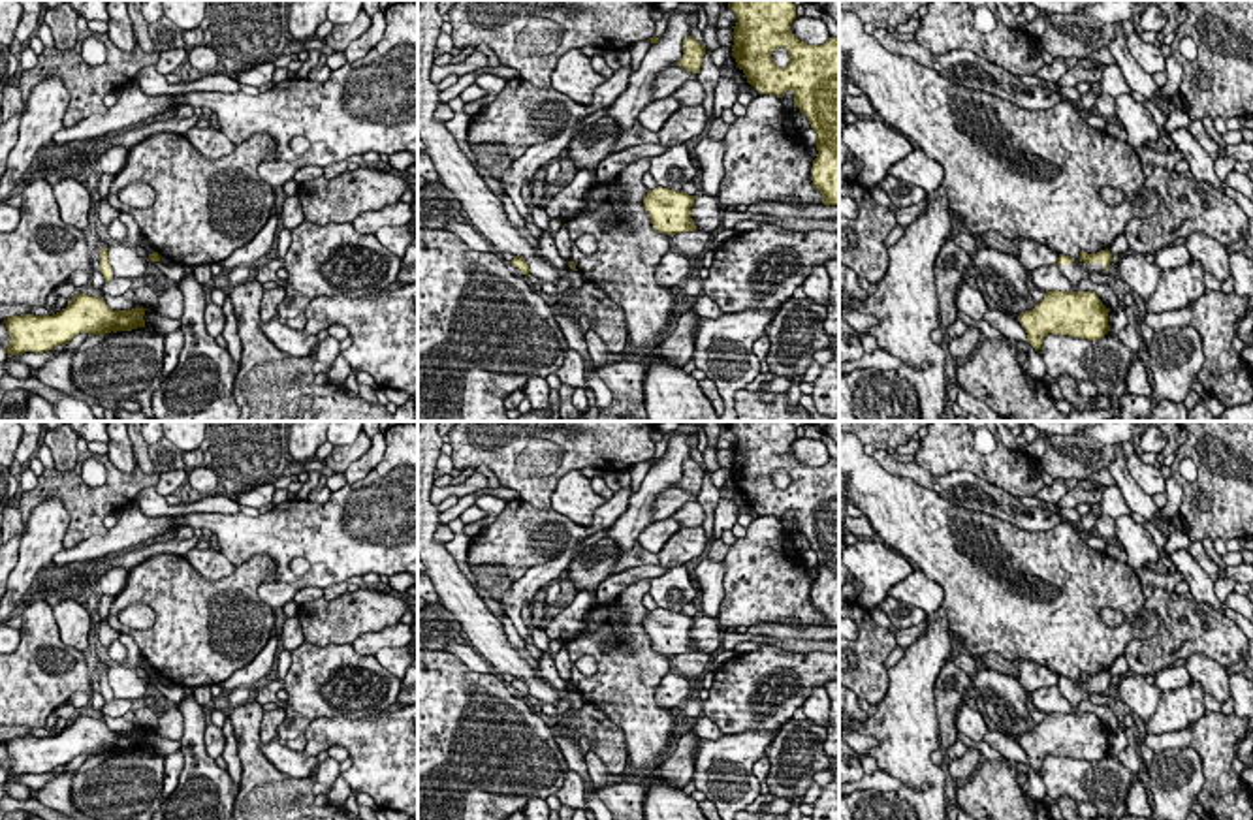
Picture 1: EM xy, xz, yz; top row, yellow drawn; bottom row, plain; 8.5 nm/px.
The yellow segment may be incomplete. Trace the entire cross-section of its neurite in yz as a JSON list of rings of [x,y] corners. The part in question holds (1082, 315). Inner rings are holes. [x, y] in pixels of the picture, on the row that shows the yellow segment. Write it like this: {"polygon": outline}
{"polygon": [[[1046,292],[1033,310],[1018,316],[1035,350],[1048,333],[1101,340],[1108,331],[1108,312],[1095,292]]]}

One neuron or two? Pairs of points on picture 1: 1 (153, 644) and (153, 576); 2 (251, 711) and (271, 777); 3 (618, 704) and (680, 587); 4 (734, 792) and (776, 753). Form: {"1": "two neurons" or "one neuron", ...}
{"1": "one neuron", "2": "one neuron", "3": "two neurons", "4": "two neurons"}

